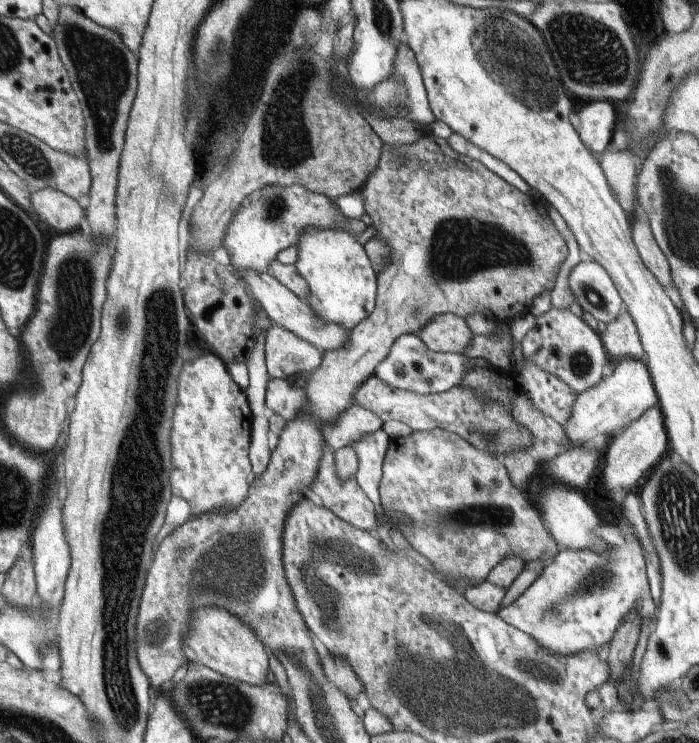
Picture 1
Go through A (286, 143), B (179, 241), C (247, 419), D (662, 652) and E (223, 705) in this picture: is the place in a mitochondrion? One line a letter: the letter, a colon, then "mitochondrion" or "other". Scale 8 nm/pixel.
A: mitochondrion
B: other
C: other
D: mitochondrion
E: mitochondrion

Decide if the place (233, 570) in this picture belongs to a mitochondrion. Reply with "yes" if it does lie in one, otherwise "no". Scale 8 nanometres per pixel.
yes

